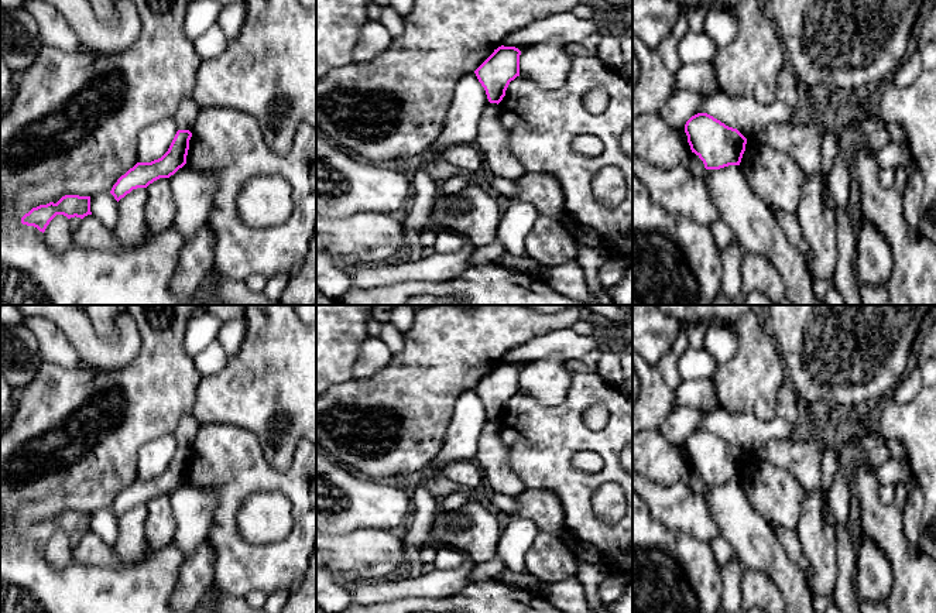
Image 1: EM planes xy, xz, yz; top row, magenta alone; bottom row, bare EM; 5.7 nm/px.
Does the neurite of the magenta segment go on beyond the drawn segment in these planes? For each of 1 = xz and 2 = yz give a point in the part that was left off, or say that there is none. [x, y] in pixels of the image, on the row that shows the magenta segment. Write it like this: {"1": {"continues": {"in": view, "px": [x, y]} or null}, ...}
{"1": {"continues": null}, "2": {"continues": null}}

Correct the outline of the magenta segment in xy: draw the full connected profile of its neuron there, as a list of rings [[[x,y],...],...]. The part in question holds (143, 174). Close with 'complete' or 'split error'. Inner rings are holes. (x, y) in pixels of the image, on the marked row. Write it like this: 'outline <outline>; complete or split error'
outline [[[178,130],[168,151],[151,162],[137,162],[113,185],[110,194],[119,202],[127,194],[137,188],[147,188],[160,178],[169,178],[186,164],[189,150],[189,130]]]; complete

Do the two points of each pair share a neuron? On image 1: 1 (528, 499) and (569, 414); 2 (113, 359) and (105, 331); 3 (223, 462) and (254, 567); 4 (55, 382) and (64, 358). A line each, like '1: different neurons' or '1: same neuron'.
1: different neurons
2: different neurons
3: same neuron
4: different neurons

